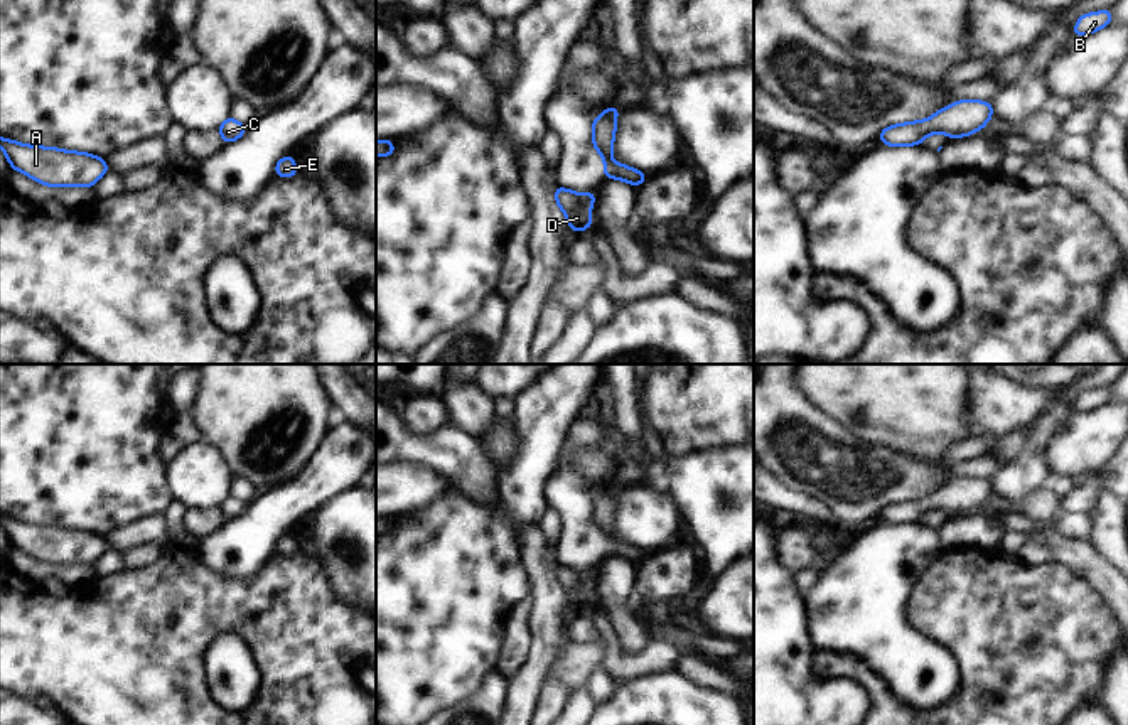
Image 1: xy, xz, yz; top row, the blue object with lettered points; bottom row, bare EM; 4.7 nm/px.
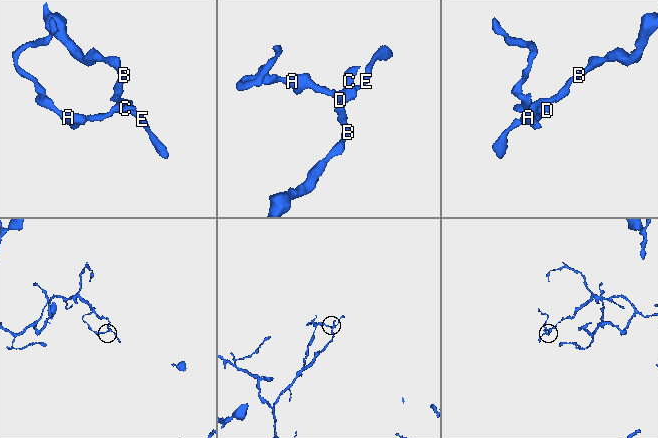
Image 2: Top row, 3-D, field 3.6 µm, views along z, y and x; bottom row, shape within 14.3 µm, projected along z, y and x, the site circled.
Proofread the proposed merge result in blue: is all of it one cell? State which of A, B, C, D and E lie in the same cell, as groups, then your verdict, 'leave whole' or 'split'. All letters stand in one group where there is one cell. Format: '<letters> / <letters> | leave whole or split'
A B C D / E | split

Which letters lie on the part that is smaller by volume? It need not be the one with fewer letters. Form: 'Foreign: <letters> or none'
Foreign: E

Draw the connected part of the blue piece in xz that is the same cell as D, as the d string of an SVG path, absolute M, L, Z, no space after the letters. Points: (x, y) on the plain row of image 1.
M565 565L555 567L556 583L565 590L568 605L575 610L594 604L590 587L595 580L595 567L588 572L578 572Z

